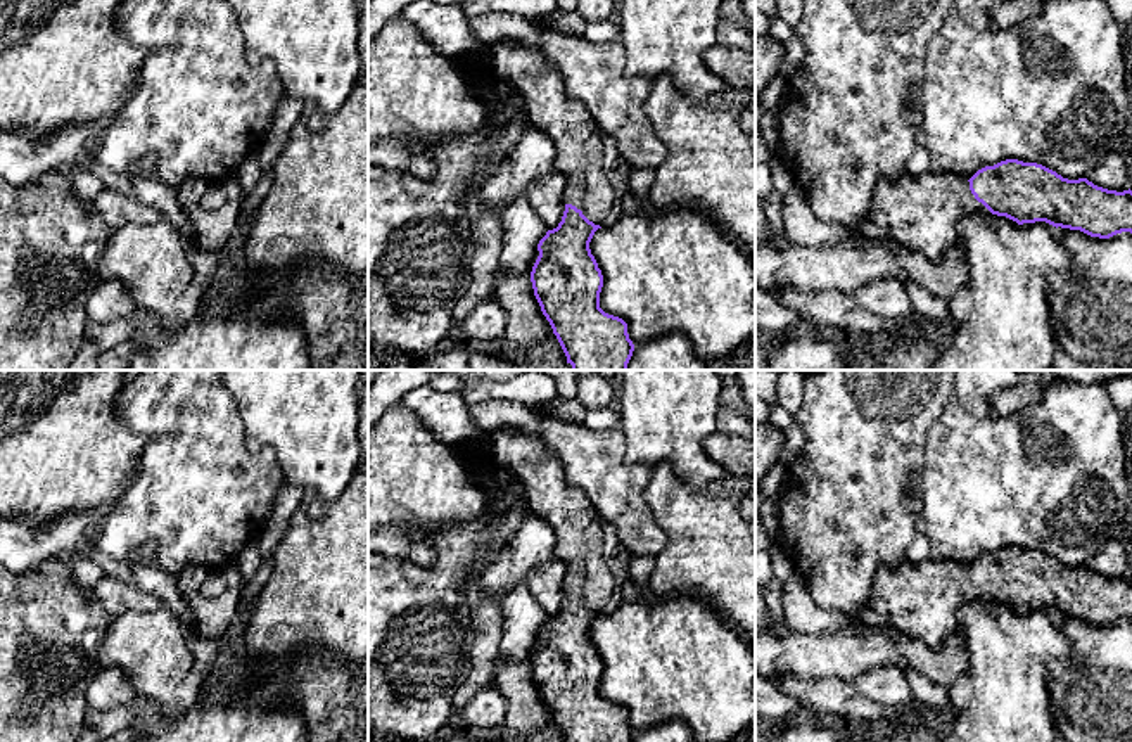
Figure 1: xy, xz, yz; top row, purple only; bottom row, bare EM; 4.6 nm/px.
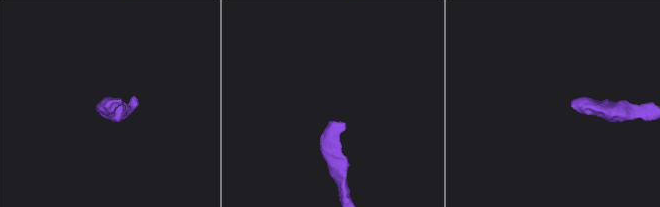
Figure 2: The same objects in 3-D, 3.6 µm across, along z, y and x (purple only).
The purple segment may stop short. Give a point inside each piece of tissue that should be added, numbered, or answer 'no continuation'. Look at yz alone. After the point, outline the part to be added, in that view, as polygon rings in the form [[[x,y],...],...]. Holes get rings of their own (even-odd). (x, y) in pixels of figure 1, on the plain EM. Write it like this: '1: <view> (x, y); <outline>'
1: yz (923, 602); [[[932,557],[918,566],[904,560],[878,567],[869,602],[854,617],[938,649],[961,628],[959,611],[970,602],[992,600],[975,586],[966,566]]]

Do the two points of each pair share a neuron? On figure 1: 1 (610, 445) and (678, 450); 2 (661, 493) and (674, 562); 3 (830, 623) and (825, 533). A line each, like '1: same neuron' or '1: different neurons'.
1: different neurons
2: same neuron
3: different neurons

